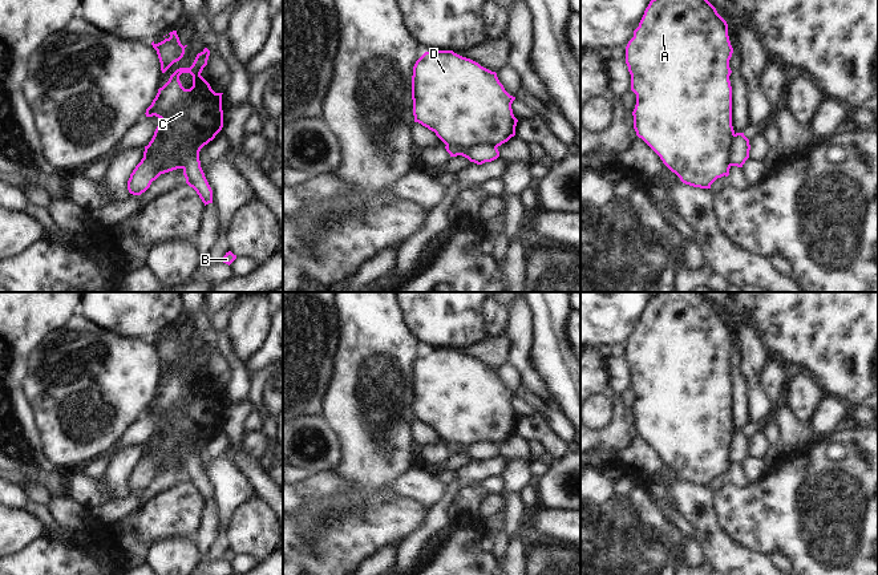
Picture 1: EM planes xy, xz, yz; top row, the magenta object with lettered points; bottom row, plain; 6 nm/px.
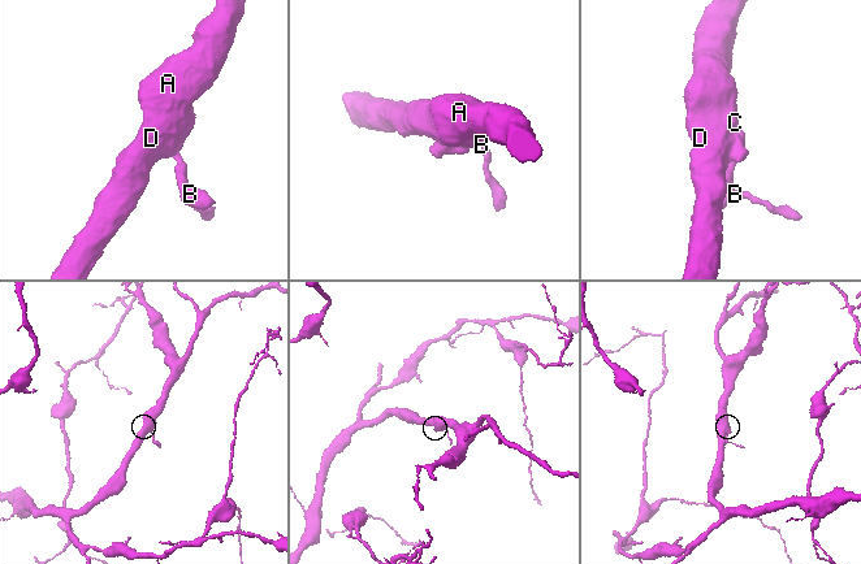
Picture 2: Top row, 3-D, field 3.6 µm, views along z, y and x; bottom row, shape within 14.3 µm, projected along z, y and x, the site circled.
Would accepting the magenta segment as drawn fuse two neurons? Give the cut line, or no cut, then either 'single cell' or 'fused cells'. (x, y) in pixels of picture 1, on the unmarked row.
xz (446, 441), (457, 444), (493, 441), (497, 444) | fused cells

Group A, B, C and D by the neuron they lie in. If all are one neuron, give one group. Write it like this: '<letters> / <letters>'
A C D / B

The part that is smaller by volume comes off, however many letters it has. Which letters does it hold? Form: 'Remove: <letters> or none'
Remove: B

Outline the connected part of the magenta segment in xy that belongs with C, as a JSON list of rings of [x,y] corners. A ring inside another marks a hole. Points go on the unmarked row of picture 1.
[[[205,345],[190,365],[177,367],[146,406],[146,414],[155,413],[161,417],[151,436],[163,453],[165,465],[161,471],[182,466],[174,457],[174,448],[179,442],[193,440],[201,449],[223,425],[223,390],[215,390],[201,373],[209,353],[210,348]],[[182,370],[193,373],[190,386],[182,384]]]

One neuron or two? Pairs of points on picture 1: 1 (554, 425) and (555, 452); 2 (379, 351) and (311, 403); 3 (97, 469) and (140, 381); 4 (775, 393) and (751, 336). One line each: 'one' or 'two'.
1: two
2: two
3: two
4: two

